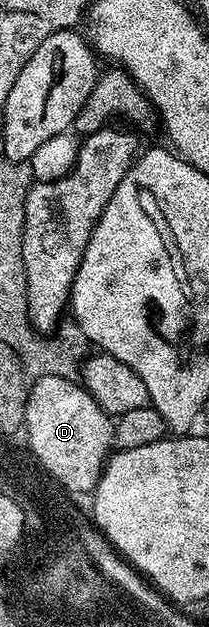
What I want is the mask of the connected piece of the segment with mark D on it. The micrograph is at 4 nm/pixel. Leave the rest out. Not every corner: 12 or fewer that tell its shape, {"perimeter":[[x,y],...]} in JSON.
{"perimeter":[[79,381],[31,383],[24,421],[36,453],[91,495],[113,419]]}

